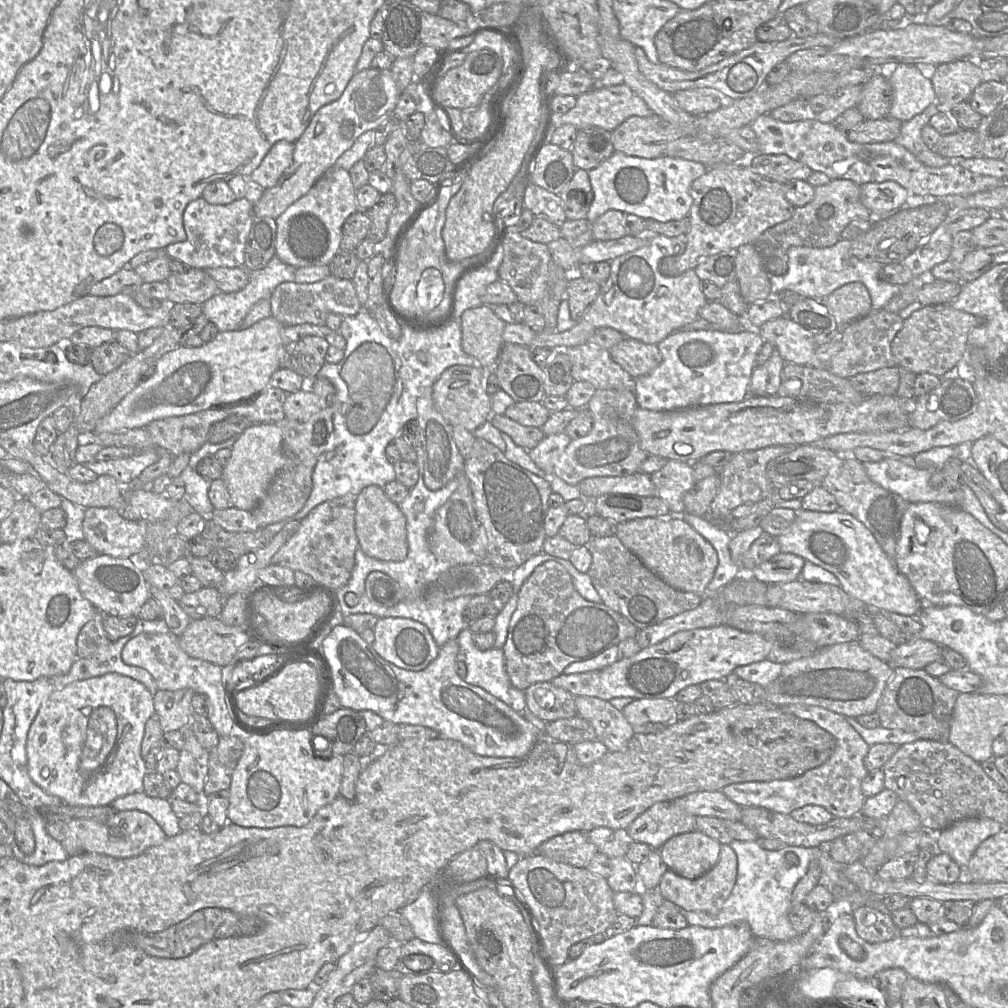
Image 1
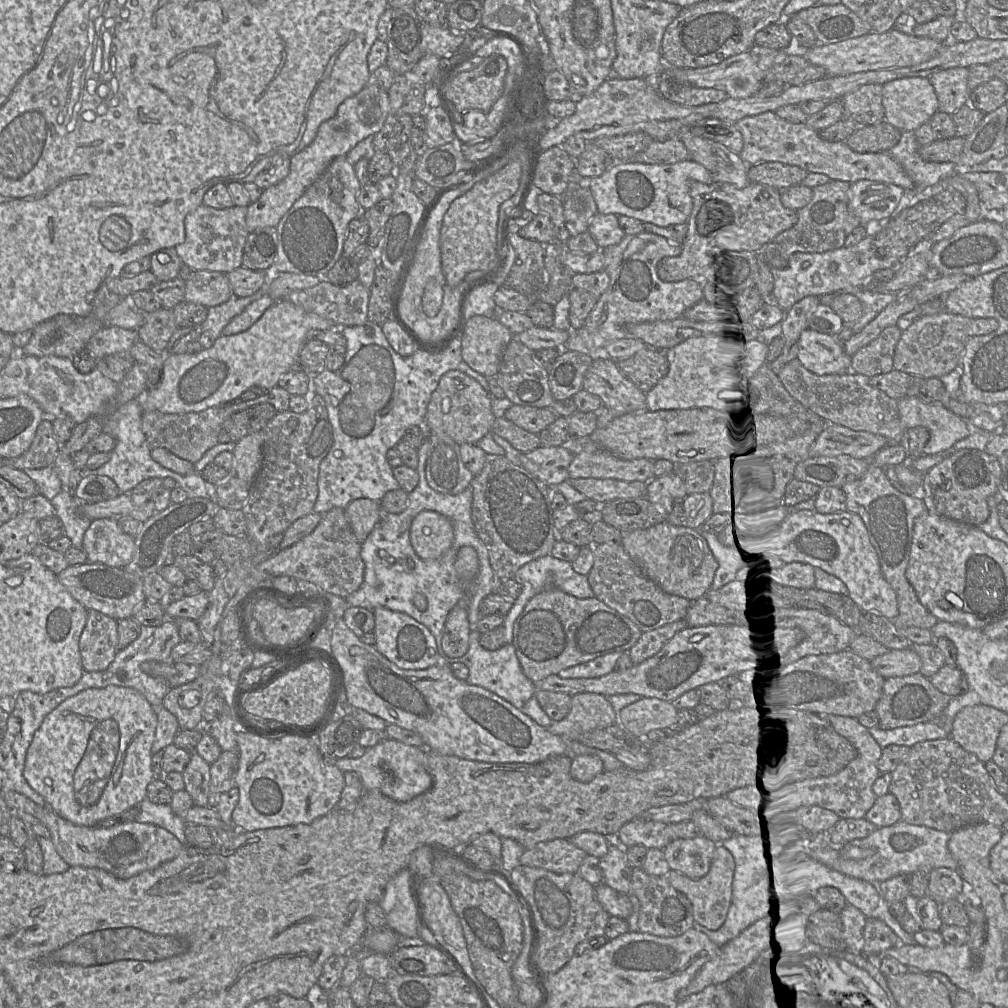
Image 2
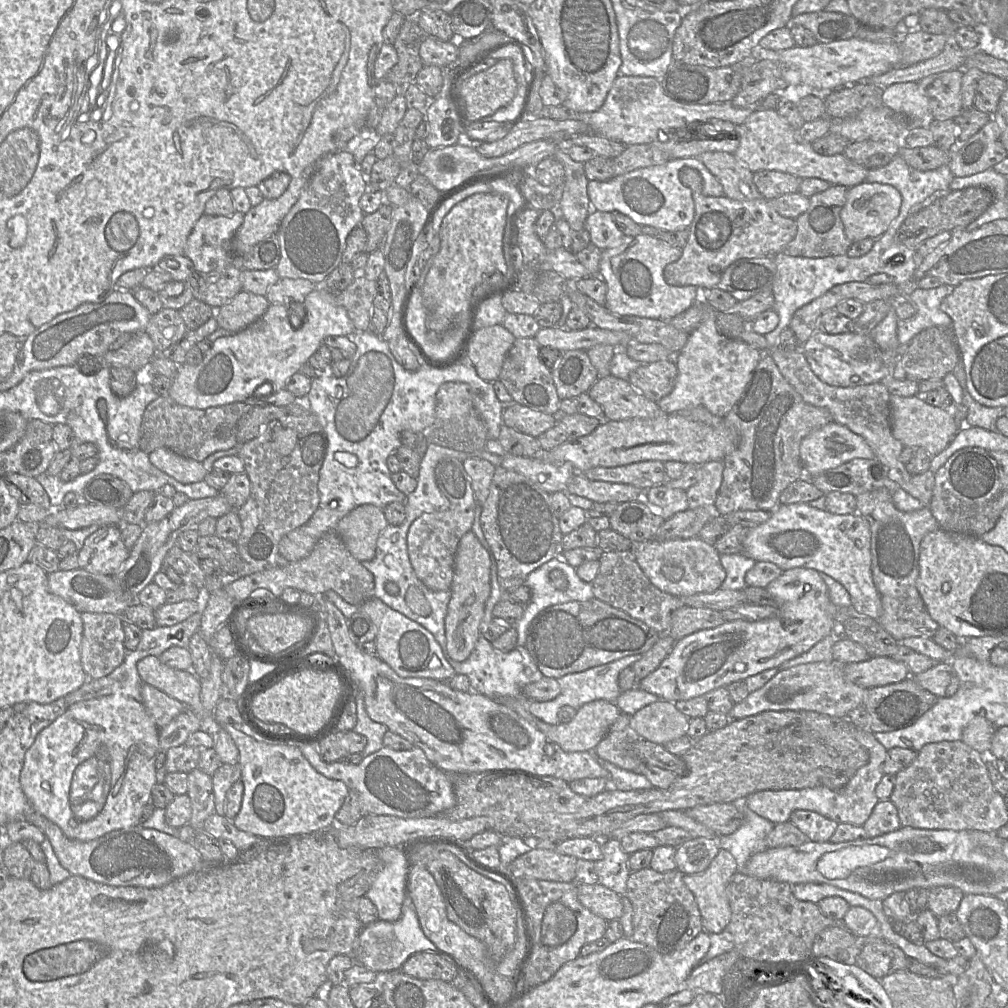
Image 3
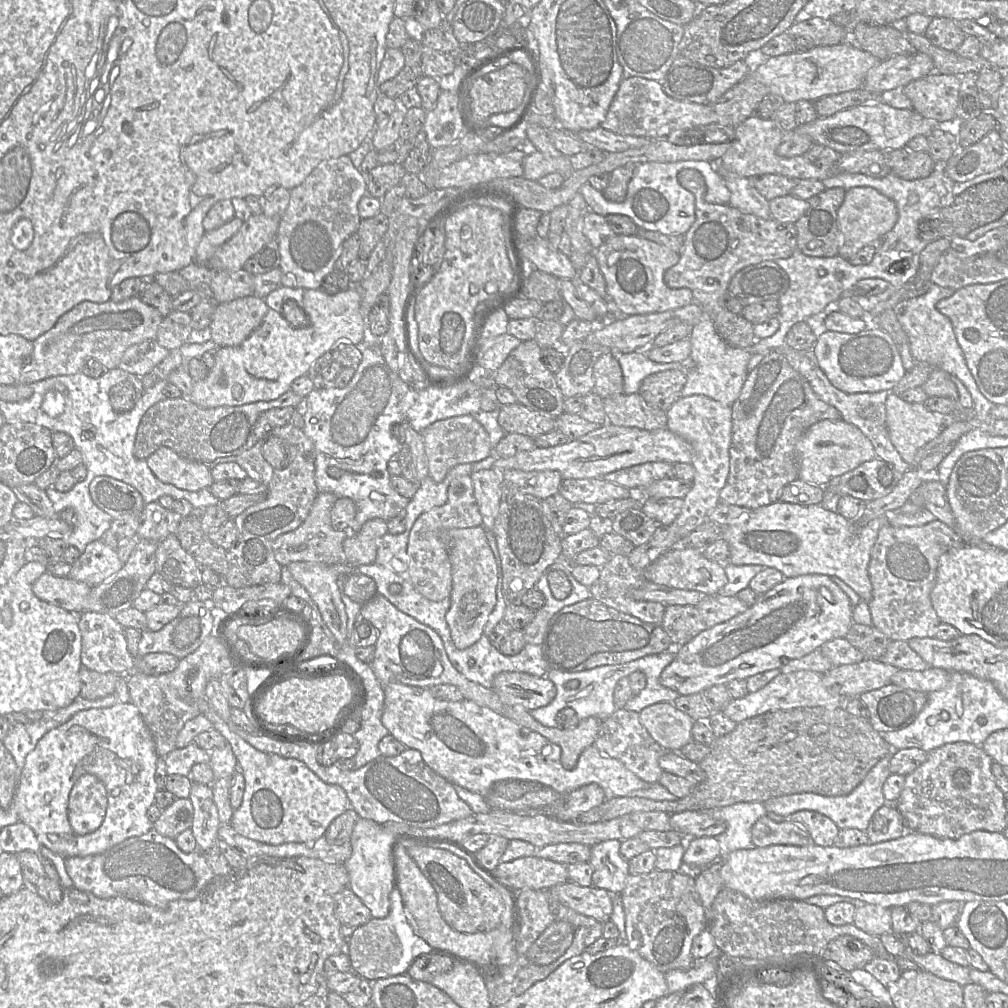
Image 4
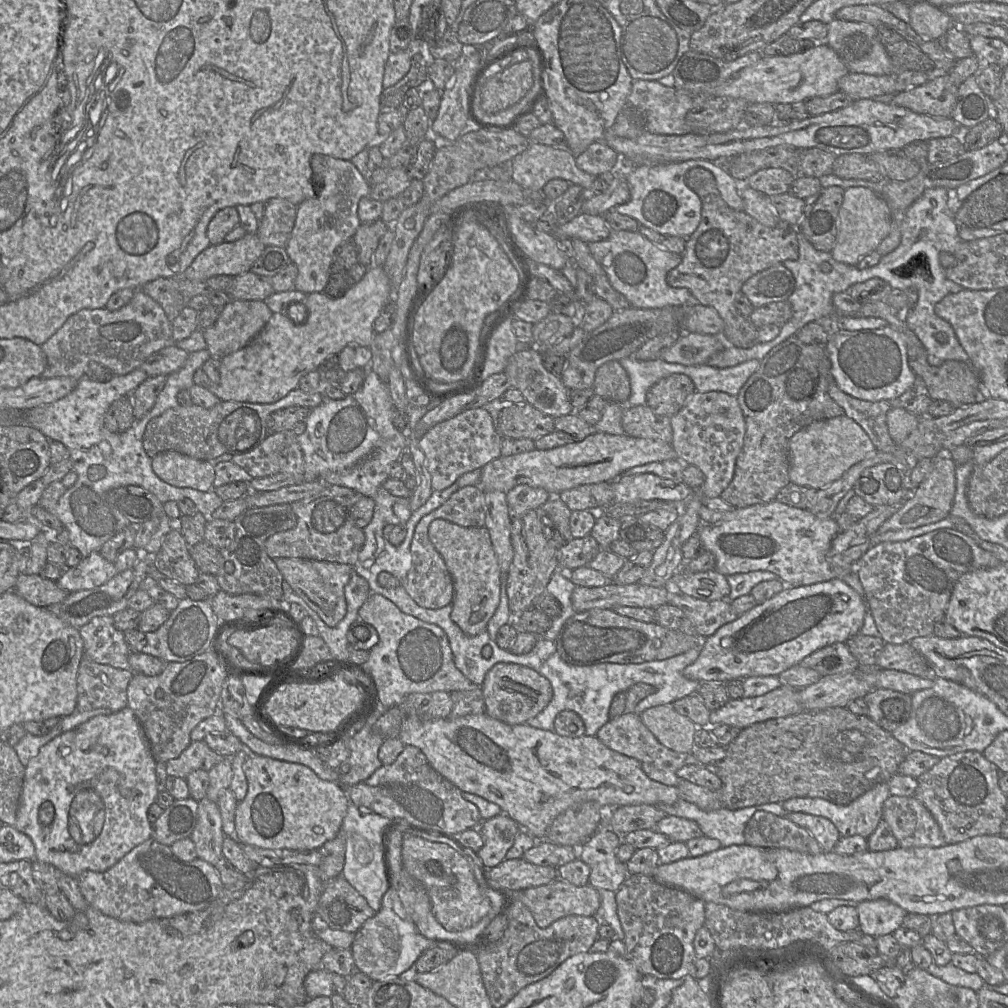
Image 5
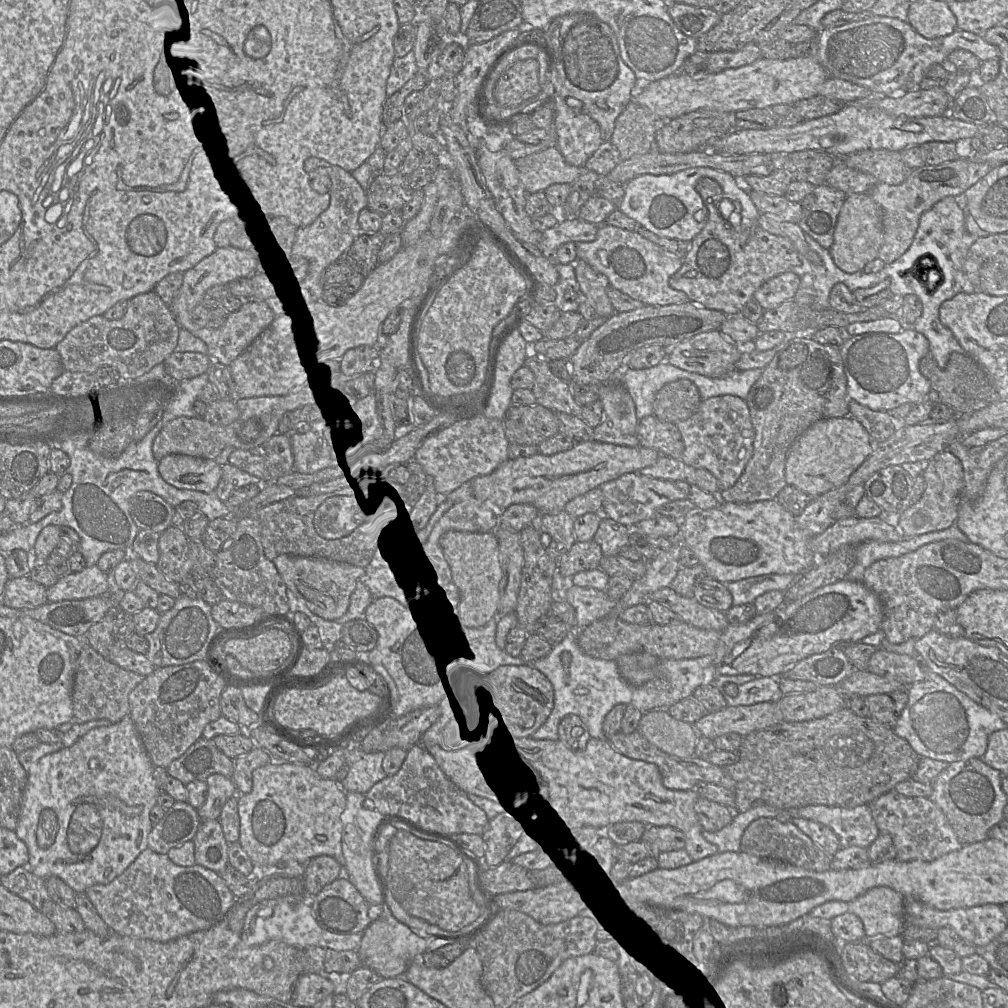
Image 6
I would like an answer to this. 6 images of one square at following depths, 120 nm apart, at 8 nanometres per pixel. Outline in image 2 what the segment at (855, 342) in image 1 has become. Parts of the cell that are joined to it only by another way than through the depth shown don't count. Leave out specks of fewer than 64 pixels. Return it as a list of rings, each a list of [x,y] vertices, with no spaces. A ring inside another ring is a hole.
[[[898,325],[885,328],[876,339],[851,356],[851,373],[870,378],[891,372],[894,369],[895,347],[900,337]]]

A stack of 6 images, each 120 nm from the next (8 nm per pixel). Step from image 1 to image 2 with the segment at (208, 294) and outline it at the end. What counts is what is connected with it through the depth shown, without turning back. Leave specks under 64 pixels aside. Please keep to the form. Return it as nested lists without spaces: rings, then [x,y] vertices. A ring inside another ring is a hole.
[[[194,271],[185,281],[184,302],[201,304],[207,308],[222,304],[233,296],[226,273]]]

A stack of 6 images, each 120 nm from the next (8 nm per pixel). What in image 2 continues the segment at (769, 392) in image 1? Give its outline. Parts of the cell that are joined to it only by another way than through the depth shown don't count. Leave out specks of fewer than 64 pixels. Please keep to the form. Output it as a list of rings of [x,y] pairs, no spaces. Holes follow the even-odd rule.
[[[826,294],[822,296],[807,296],[796,302],[785,314],[780,323],[780,336],[784,339],[784,347],[781,354],[771,362],[770,369],[778,374],[783,365],[797,357],[799,338],[807,327],[807,321],[811,314],[820,305],[831,304],[837,294]]]

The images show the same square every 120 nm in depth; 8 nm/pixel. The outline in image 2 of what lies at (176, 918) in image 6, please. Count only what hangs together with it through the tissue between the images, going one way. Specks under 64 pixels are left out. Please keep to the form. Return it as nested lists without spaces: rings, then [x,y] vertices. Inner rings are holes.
[[[1,790],[1,796],[13,815],[28,826],[42,824],[48,828],[56,851],[70,866],[100,868],[116,878],[128,879],[174,859],[186,847],[174,834],[154,824],[128,821],[112,827],[76,825],[58,816],[47,805],[37,805],[18,792]]]

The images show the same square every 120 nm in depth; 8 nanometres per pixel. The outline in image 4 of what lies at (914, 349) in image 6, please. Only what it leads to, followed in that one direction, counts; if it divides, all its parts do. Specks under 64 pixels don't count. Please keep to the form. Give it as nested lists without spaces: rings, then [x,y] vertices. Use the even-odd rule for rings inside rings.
[[[880,327],[856,334],[826,331],[817,337],[813,353],[832,385],[845,393],[892,391],[907,372],[898,347]]]

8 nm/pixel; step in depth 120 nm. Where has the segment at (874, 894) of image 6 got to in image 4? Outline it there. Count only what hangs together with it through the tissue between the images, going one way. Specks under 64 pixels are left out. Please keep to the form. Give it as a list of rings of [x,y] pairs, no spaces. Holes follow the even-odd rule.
[[[866,903],[862,907],[855,908],[853,924],[872,936],[893,934],[891,908]]]

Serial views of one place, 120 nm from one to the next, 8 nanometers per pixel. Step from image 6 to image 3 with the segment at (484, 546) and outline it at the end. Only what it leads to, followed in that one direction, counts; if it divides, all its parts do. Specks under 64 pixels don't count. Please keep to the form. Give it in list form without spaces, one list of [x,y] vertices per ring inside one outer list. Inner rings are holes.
[[[470,530],[459,541],[454,575],[451,585],[451,599],[445,617],[446,647],[452,659],[466,660],[473,651],[480,634],[480,623],[491,592],[491,562],[487,551]]]

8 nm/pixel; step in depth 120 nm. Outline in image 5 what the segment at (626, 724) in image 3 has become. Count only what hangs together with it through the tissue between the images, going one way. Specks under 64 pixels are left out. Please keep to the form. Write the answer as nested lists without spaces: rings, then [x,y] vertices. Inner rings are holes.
[[[623,713],[610,719],[598,730],[596,737],[609,749],[636,759],[650,779],[668,786],[678,784],[680,778],[677,776],[677,771],[680,768],[685,765],[701,764],[691,752],[675,752],[661,744],[636,713]]]

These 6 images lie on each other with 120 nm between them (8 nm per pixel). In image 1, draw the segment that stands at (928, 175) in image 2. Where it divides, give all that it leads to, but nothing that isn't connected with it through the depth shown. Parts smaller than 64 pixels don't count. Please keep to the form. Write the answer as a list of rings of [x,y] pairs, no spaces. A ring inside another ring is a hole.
[[[935,102],[911,120],[902,122],[901,133],[894,141],[910,151],[920,162],[930,167],[942,167],[954,161],[933,152],[922,139],[923,128],[930,124],[930,119],[940,109],[939,104]]]

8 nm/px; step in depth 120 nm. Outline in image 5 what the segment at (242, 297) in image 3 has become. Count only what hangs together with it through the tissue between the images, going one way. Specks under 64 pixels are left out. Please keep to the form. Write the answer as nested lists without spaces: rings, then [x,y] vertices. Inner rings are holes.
[[[232,300],[226,304],[215,324],[202,331],[210,356],[221,360],[245,347],[272,314],[264,300]]]

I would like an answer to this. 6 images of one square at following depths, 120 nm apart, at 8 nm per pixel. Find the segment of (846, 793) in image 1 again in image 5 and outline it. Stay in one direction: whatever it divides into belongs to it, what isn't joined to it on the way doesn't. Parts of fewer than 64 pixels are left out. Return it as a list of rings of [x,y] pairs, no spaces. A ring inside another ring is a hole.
[[[888,782],[877,784],[847,805],[838,805],[818,797],[794,797],[782,802],[787,812],[803,812],[829,819],[840,832],[841,837],[860,835],[868,838],[882,819],[883,805],[890,796]]]

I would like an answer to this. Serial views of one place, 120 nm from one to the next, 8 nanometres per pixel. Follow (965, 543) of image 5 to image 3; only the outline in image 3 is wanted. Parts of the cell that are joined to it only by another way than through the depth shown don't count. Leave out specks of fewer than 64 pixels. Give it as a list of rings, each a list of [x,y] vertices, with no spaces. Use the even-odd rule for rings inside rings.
[[[886,487],[856,496],[856,514],[864,517],[871,528],[871,571],[880,594],[882,614],[878,622],[900,643],[909,637],[933,638],[940,628],[934,621],[916,587],[919,575],[920,544],[925,535],[937,530],[938,522],[928,507],[912,512],[898,510]]]

